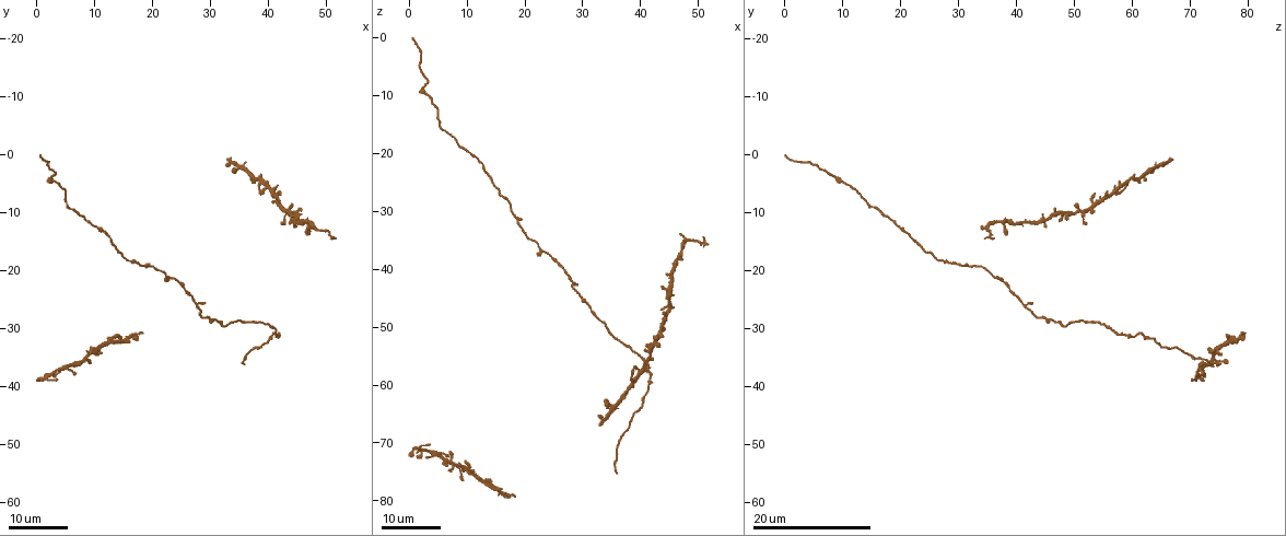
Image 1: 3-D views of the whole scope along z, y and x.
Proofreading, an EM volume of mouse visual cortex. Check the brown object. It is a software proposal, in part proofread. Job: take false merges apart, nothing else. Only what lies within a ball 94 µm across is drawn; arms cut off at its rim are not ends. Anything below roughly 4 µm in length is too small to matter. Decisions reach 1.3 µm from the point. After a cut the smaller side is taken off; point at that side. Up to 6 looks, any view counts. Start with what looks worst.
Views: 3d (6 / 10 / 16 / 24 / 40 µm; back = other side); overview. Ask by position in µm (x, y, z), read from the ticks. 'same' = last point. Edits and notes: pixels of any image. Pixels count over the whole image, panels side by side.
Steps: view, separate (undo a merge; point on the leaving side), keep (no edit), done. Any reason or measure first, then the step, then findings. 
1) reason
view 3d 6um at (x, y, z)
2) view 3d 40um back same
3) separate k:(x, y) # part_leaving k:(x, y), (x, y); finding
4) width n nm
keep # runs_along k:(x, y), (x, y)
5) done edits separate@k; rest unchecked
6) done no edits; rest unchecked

thick turns thin
view 3d 24um at (48.0, 12.5, 35.5)

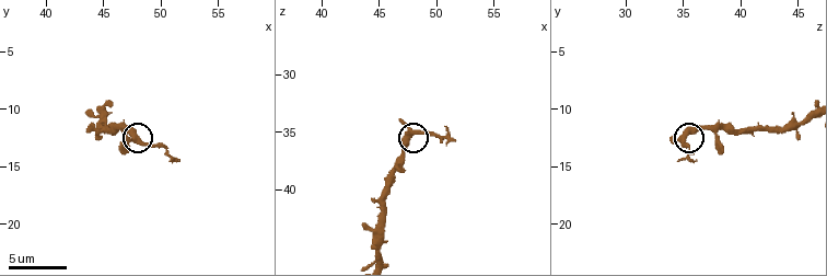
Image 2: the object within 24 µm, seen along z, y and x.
view 3d 6um at (48.4, 12.6, 34.8)

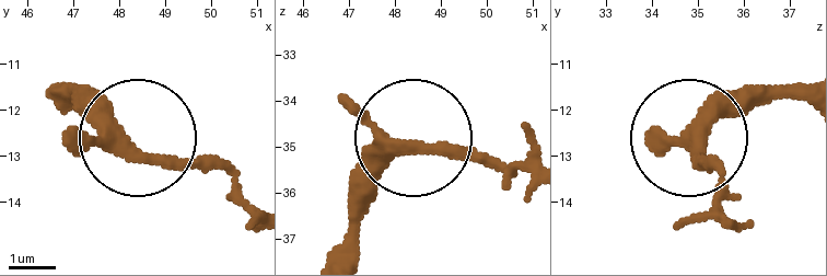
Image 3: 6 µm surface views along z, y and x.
view 3d 6um back at (48.20, 12.85, 35.05)

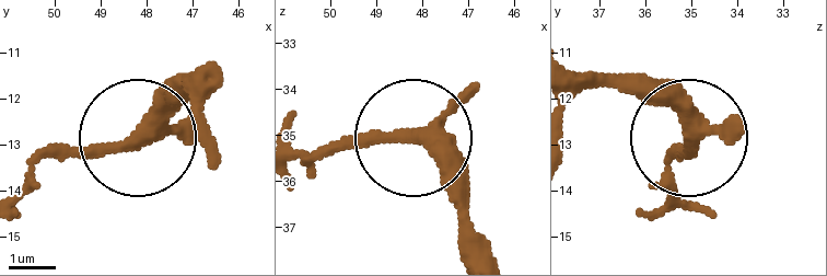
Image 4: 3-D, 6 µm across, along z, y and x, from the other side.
keep # runs_along 4:(575, 82), (659, 94), (694, 141), (670, 164); one neuron here

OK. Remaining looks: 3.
three-way junction
view 3d 24um at (27.5, 25.5, 41.0)

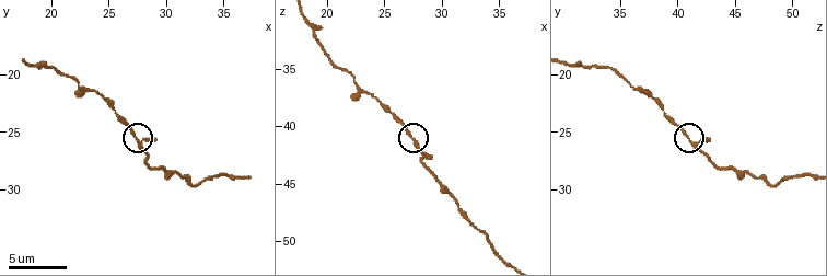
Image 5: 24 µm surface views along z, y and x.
closer look
view 3d 10um at (27.4, 25.6, 41.0)

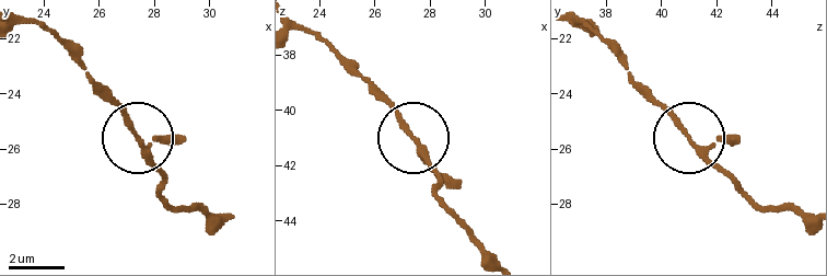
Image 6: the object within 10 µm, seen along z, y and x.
keep # runs_along 6:(490, 253), (449, 204), (439, 175), (380, 100); continuous, no second neuron

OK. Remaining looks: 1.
done no edits; rest unchecked

